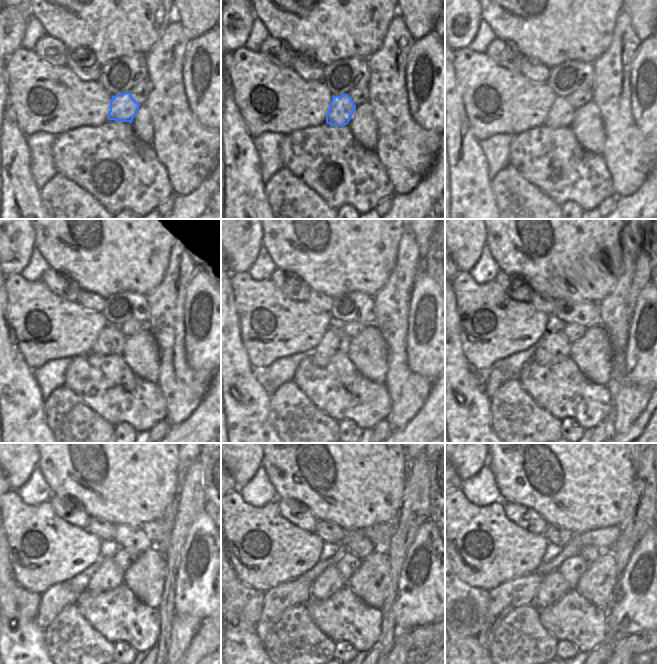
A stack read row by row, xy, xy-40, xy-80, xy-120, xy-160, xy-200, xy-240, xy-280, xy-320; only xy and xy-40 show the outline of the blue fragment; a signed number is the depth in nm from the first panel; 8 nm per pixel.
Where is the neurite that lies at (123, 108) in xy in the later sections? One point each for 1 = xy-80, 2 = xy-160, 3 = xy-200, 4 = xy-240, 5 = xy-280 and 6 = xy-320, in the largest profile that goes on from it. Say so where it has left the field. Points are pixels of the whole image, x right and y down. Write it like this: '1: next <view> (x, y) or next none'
1: next xy-80 (561, 113)
2: next xy-160 (334, 341)
3: next xy-200 (553, 347)
4: next xy-240 (108, 576)
5: next xy-280 (330, 581)
6: next xy-320 (553, 586)

